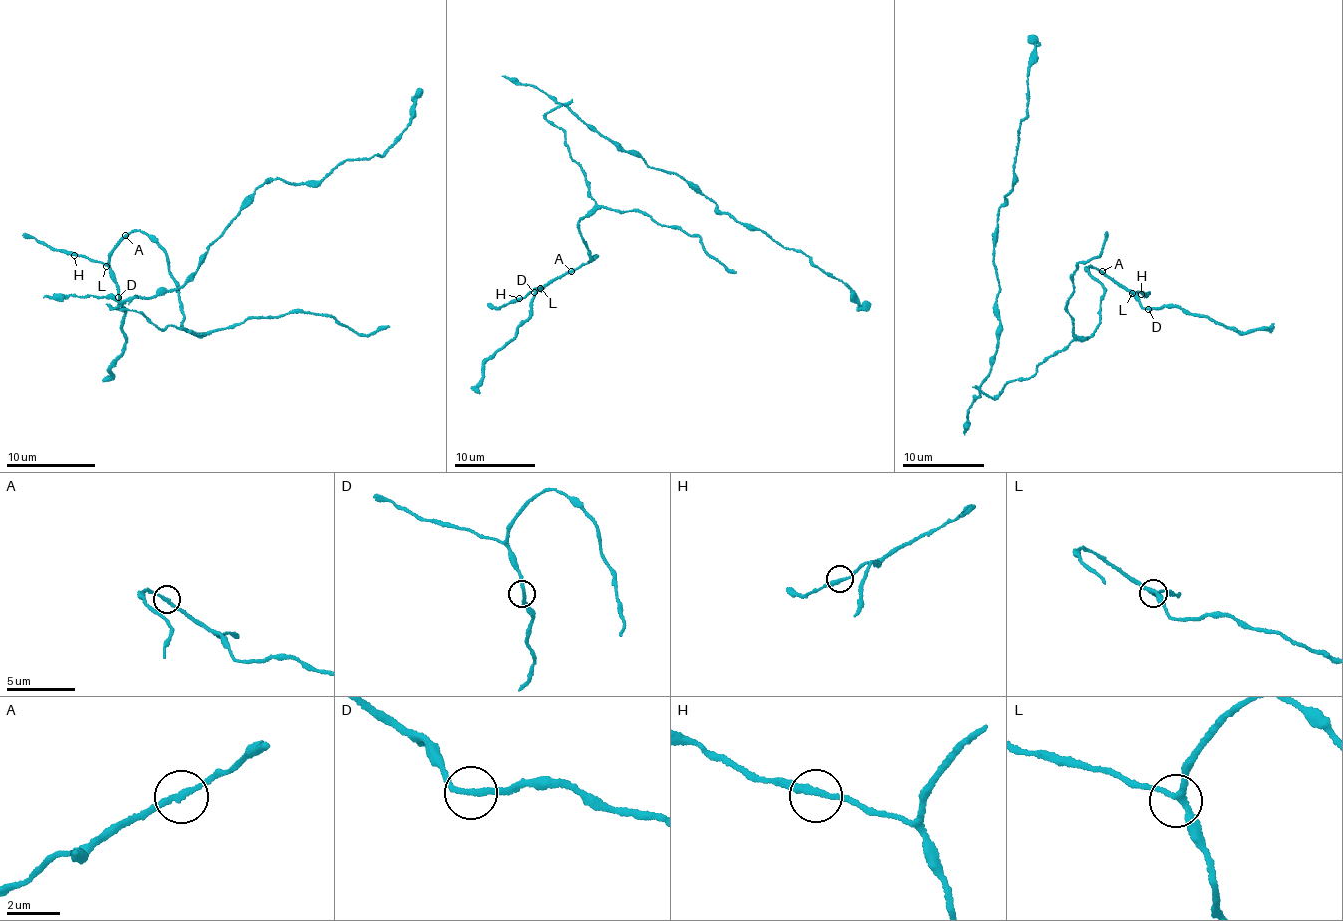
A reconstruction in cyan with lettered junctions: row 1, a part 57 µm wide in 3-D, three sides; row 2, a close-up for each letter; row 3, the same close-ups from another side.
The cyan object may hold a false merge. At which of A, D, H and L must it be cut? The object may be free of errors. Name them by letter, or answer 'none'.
A

